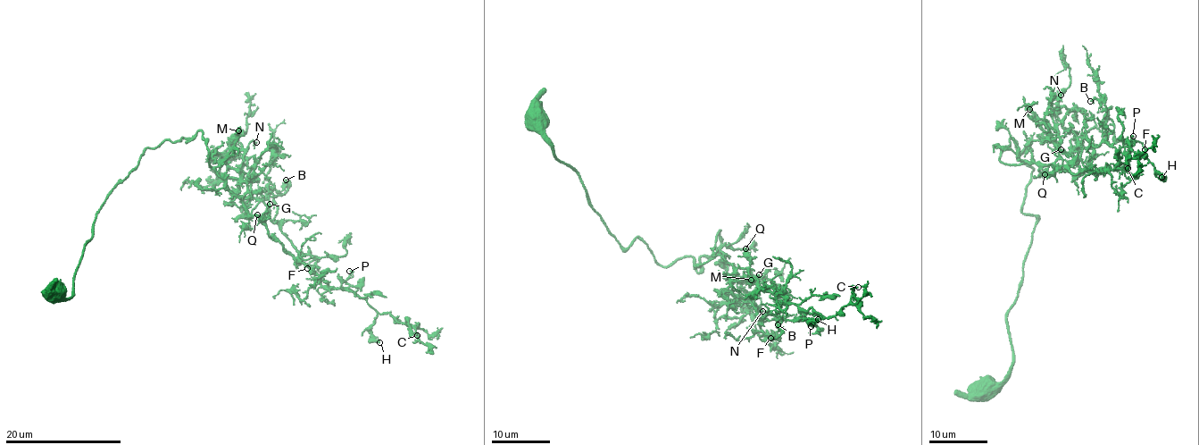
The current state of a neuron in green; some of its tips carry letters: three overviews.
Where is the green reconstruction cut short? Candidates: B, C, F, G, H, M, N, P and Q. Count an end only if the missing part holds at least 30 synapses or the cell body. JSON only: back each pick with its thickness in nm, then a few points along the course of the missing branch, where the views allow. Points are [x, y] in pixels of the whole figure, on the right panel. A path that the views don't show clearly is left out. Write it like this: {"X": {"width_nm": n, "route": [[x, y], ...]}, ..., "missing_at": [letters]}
{"N": {"width_nm": 180, "route": [[1061, 95], [1075, 95], [1085, 101], [1086, 106], [1094, 114], [1101, 135], [1093, 127]]}, "missing_at": ["N"]}

